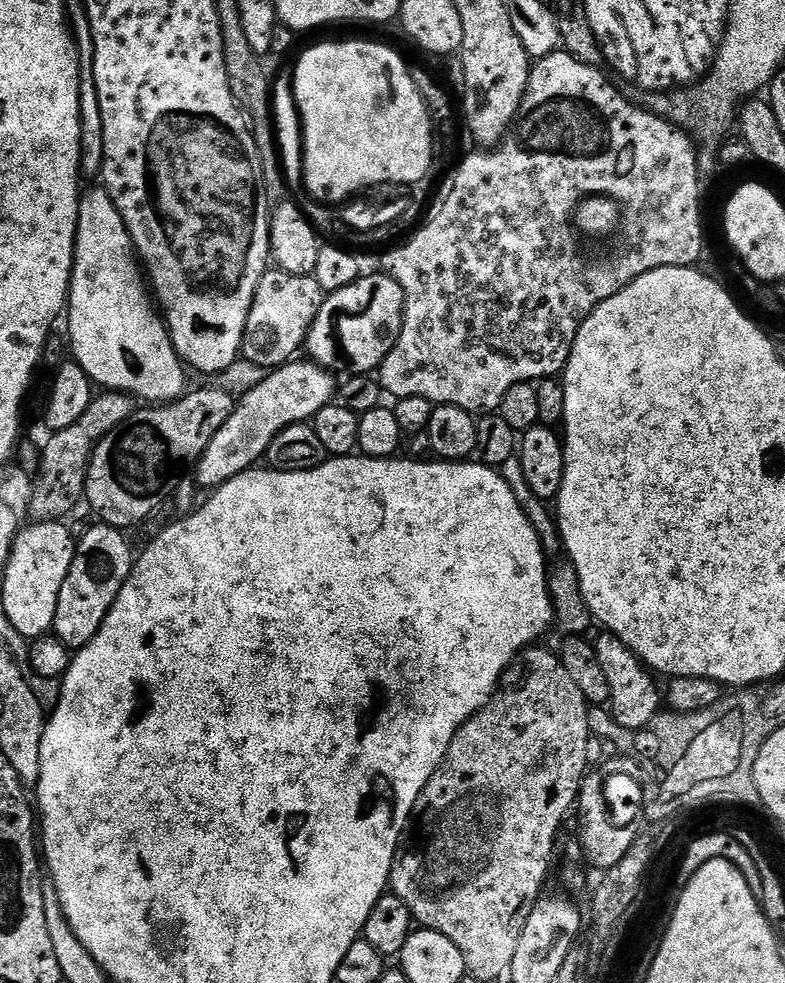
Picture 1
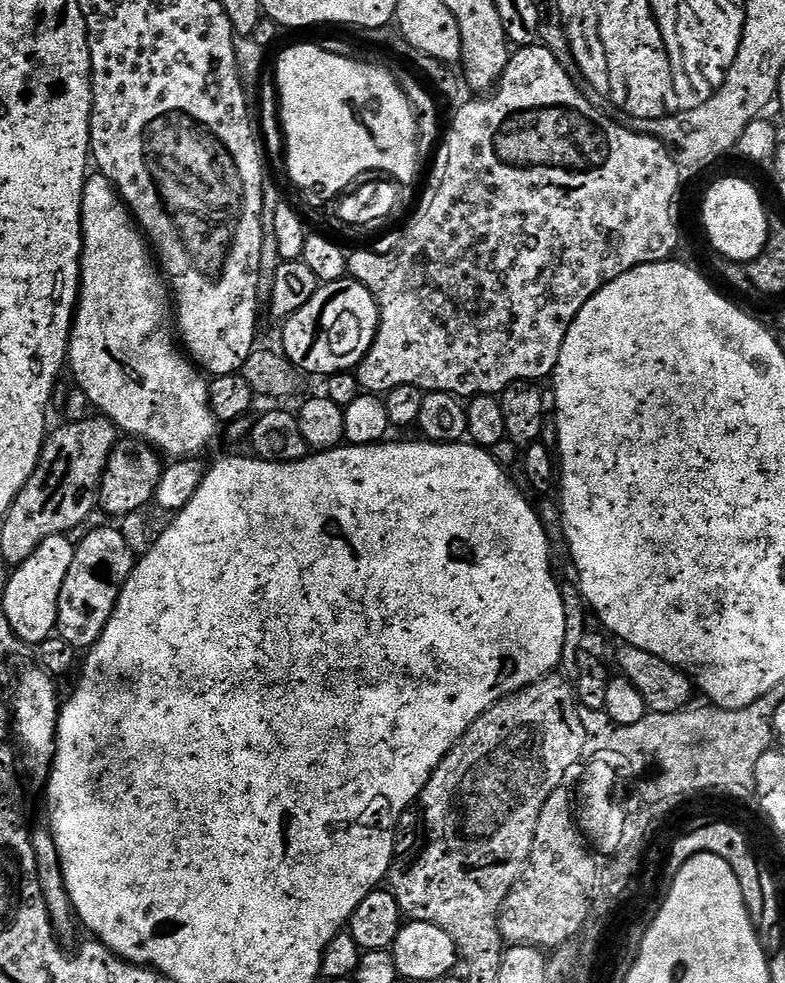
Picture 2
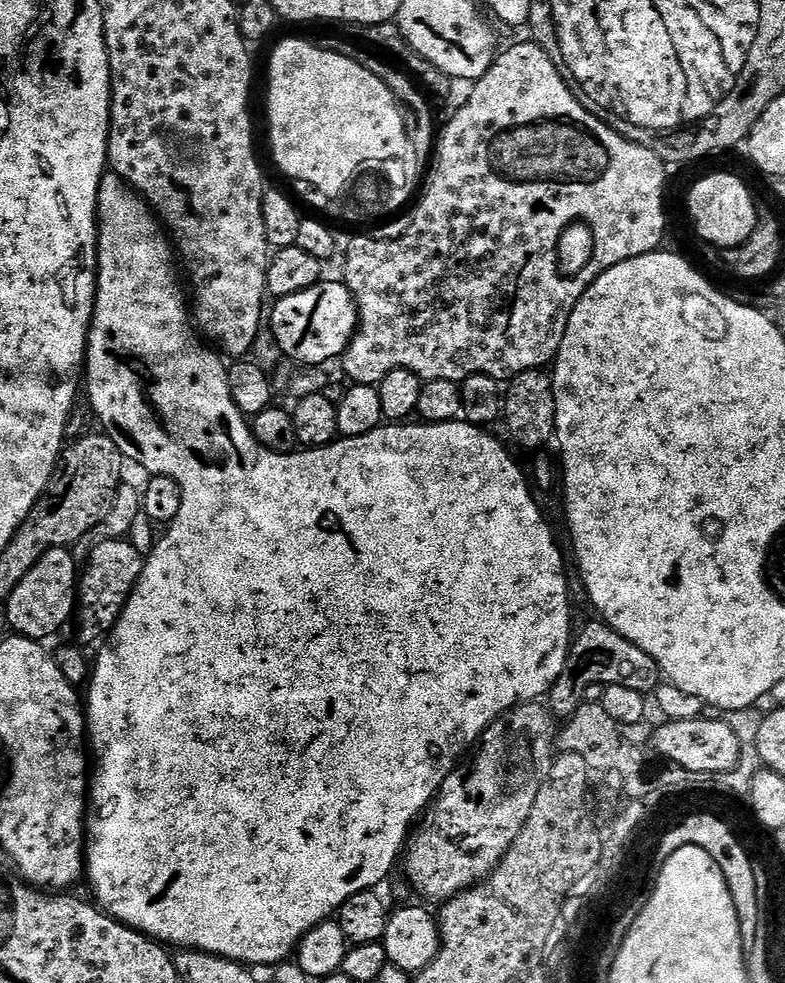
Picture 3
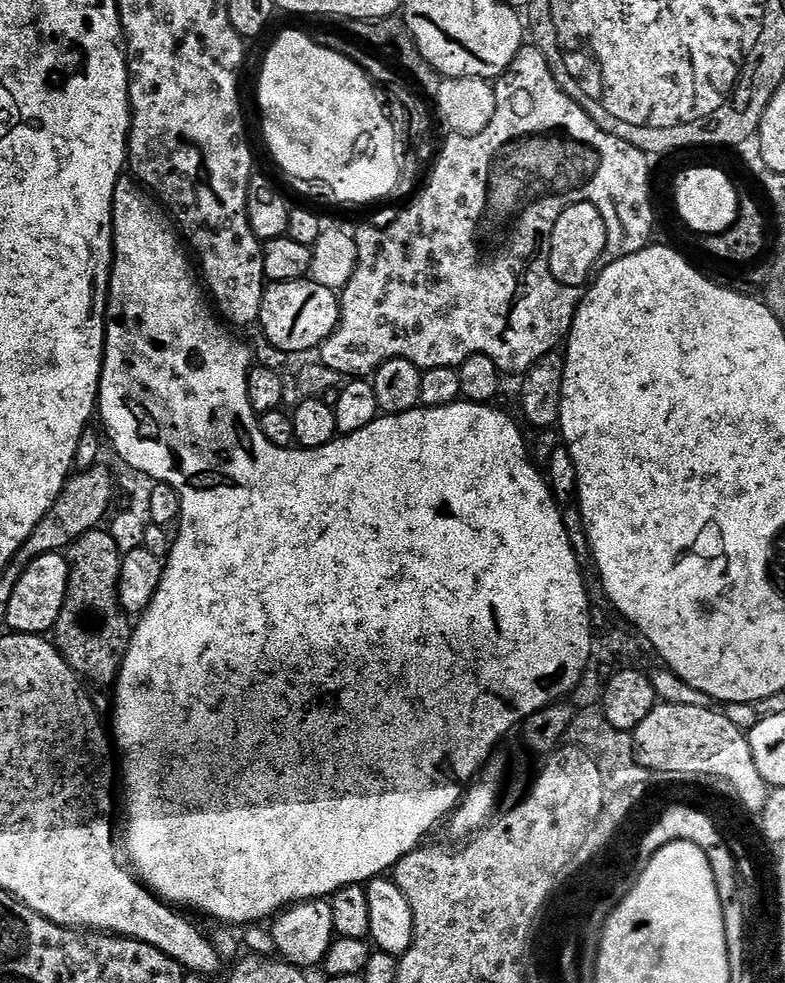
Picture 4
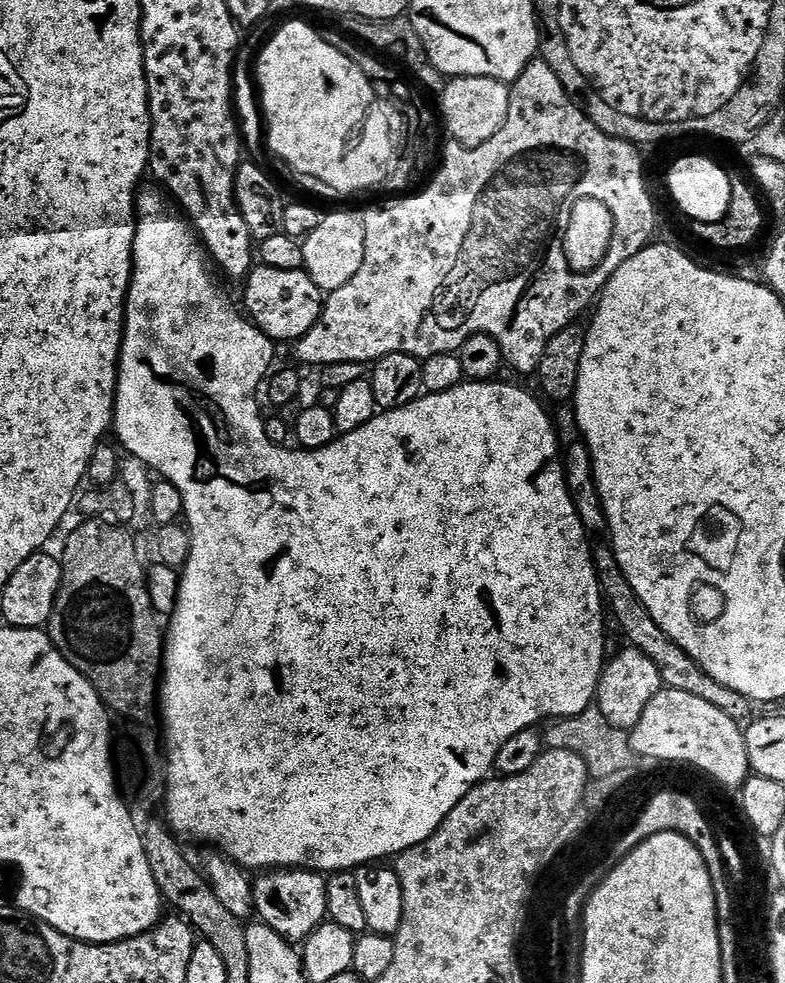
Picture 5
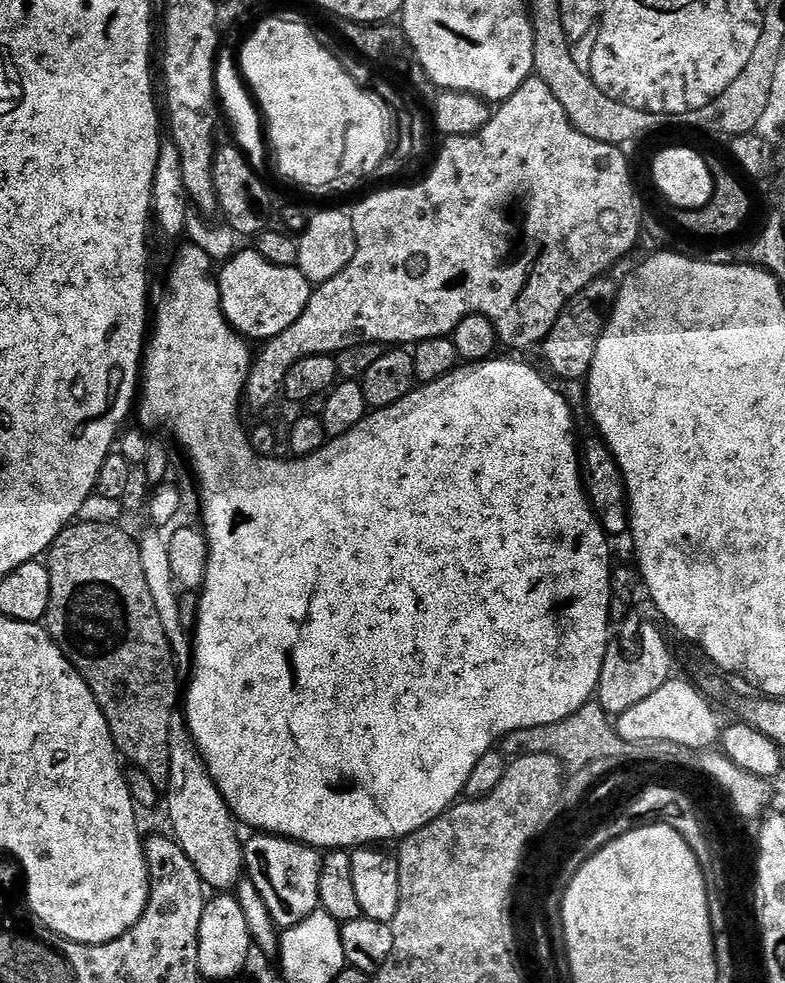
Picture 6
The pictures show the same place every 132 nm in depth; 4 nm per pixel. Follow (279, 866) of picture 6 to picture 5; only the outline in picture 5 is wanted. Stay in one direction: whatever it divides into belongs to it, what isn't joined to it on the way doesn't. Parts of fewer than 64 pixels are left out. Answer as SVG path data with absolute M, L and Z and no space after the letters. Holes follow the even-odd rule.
M276 870L271 874L260 874L252 885L255 915L278 935L287 940L289 944L296 946L308 939L314 930L318 930L325 923L328 916L328 885L325 877L316 872L303 870Z

